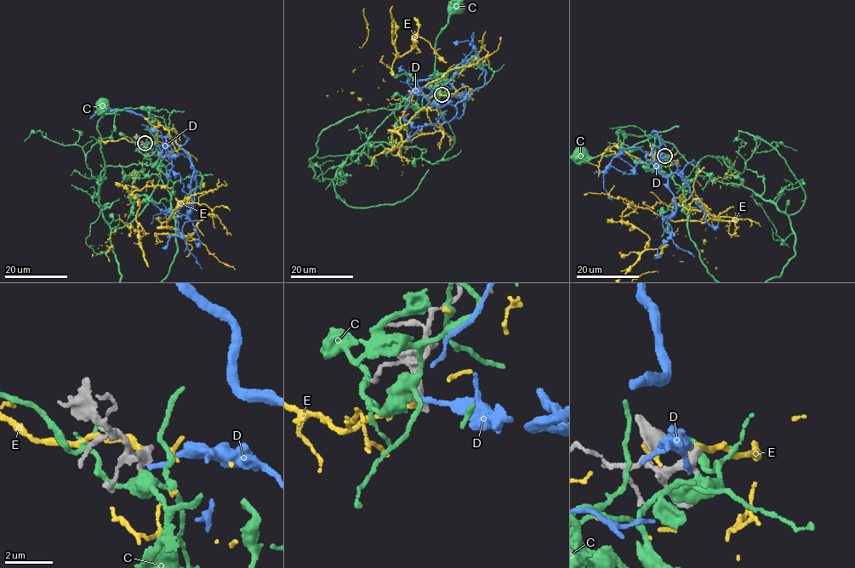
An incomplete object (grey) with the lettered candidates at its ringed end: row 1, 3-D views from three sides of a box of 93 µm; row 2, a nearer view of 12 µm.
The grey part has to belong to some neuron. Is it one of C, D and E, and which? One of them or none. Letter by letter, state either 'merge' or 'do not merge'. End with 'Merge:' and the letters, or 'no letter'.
C: do not merge
D: do not merge
E: do not merge
Merge: no letter

